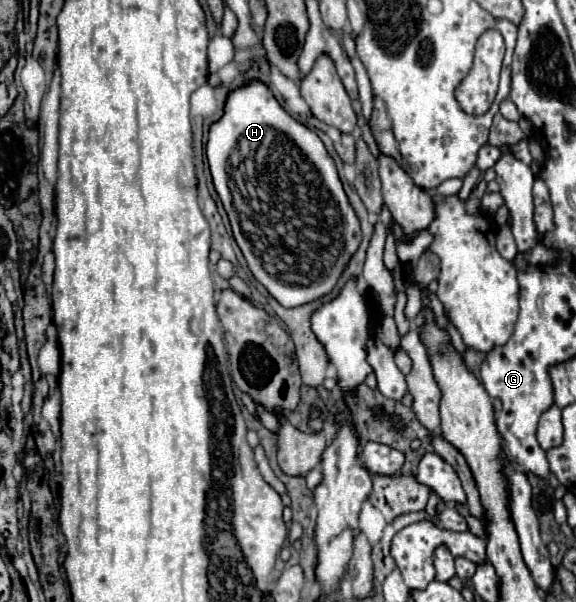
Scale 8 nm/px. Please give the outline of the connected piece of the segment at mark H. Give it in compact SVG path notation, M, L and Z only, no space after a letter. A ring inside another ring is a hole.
M252 82L236 92L232 92L226 100L226 108L224 108L224 116L212 124L210 128L210 134L208 134L208 144L206 144L206 156L208 156L208 164L210 164L210 172L212 172L212 178L214 178L214 186L216 186L216 192L230 216L230 222L232 222L232 232L234 232L234 238L248 262L248 268L250 272L254 274L254 278L284 306L284 308L294 308L298 304L306 304L310 300L316 300L324 294L328 294L338 278L342 276L348 260L352 258L352 254L358 250L360 246L360 240L362 240L362 234L360 234L360 224L358 224L358 218L352 210L352 206L348 204L348 198L342 190L342 182L338 178L338 172L336 172L336 166L332 162L332 158L328 156L322 140L318 138L316 132L312 132L310 128L306 128L304 124L300 124L298 120L294 120L278 102L276 98L272 96L272 92L268 90L268 86L264 86L262 82Z

